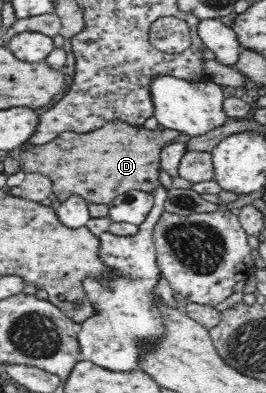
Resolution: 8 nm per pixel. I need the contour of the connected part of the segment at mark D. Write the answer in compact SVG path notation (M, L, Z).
M114 119L89 133L63 132L45 145L35 145L33 150L21 152L19 159L26 173L39 173L51 179L52 192L60 202L77 194L88 204L108 205L127 190L151 193L159 186L160 153L173 139L185 139L185 134L172 129L148 130Z

